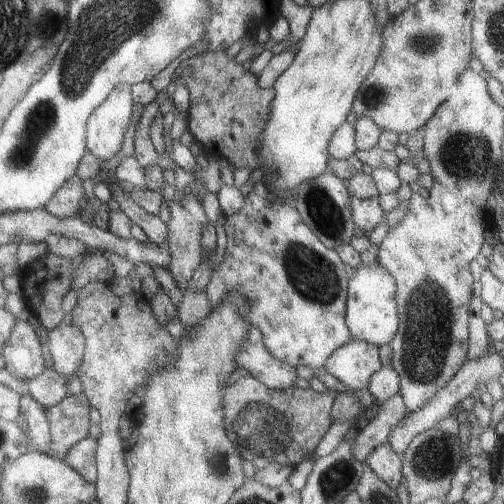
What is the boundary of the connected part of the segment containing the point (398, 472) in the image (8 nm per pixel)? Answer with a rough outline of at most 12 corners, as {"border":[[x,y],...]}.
{"border":[[387,441],[367,463],[397,489],[404,477],[404,459]]}

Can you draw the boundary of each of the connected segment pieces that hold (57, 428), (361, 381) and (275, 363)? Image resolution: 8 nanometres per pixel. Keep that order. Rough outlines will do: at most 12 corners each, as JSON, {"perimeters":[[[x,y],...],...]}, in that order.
{"perimeters":[[[68,394],[45,409],[49,455],[91,436],[90,400]],[[351,339],[325,370],[352,390],[381,370],[379,347]],[[252,327],[237,364],[269,388],[295,385],[295,367],[273,356]]]}

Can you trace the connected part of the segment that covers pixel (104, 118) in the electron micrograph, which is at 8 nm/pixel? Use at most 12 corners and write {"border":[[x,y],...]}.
{"border":[[121,84],[89,117],[88,148],[121,152],[135,101]]}

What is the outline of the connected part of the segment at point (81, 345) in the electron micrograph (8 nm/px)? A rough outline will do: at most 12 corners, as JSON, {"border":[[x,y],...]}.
{"border":[[61,323],[48,330],[54,369],[75,375],[84,362],[85,333]]}

